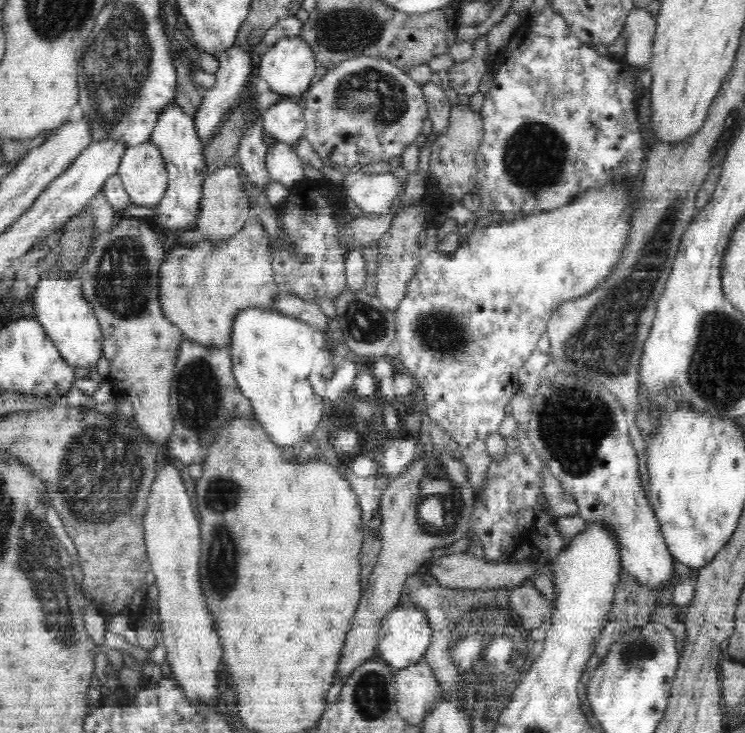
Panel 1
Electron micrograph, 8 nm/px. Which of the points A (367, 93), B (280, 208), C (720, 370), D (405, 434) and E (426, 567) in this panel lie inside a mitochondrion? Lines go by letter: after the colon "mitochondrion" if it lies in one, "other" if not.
A: mitochondrion
B: other
C: mitochondrion
D: other
E: other

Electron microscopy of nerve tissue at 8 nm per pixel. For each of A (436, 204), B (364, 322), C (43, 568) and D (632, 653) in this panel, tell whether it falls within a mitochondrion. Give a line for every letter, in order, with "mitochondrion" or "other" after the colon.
A: other
B: mitochondrion
C: mitochondrion
D: mitochondrion

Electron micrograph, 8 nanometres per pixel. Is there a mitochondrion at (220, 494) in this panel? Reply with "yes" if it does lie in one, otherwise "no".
yes

